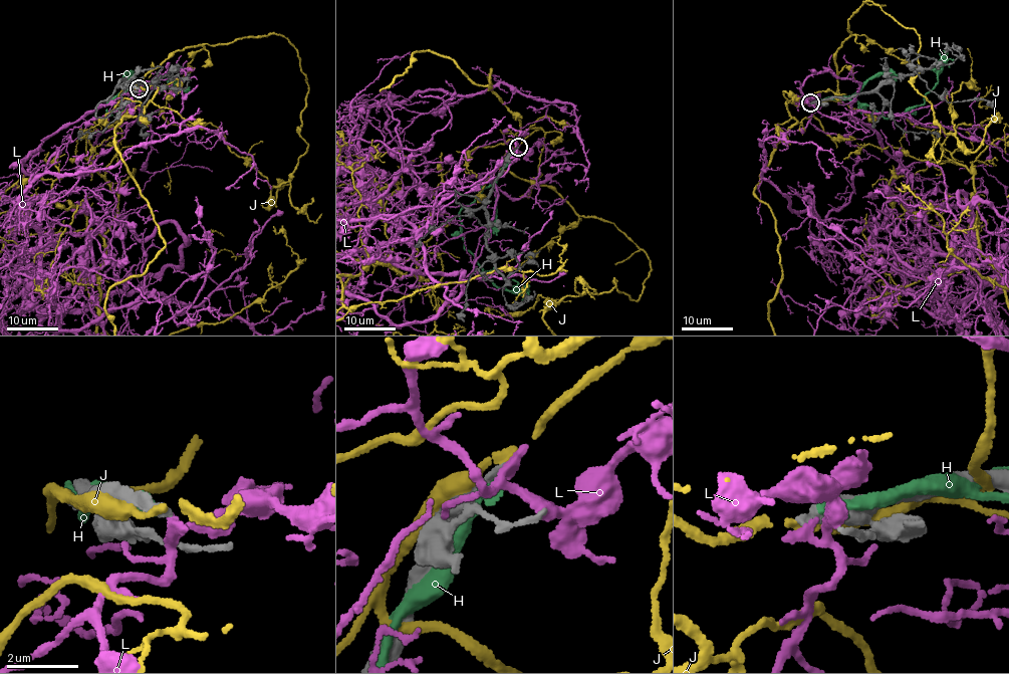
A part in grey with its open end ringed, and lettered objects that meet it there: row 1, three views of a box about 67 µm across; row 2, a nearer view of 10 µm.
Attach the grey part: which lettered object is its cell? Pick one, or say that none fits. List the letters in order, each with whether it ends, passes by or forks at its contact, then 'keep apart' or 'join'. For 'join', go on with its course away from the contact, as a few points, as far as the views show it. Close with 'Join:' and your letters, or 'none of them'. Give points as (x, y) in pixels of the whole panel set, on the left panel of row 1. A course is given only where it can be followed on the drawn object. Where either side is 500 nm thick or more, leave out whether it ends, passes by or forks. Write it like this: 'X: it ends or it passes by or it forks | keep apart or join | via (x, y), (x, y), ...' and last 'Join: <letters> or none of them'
H: it passes by | keep apart
J: it passes by | keep apart
L: it passes by | keep apart
Join: none of them

